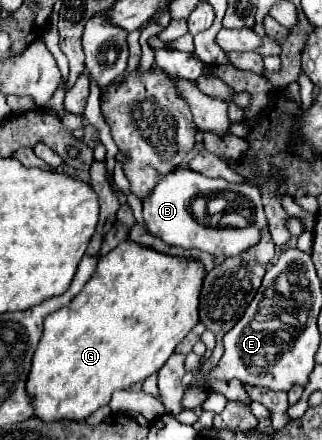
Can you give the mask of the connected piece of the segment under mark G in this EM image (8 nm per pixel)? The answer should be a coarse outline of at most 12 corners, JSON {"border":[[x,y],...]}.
{"border":[[122,241],[44,319],[26,393],[82,421],[198,323],[204,267]]}

